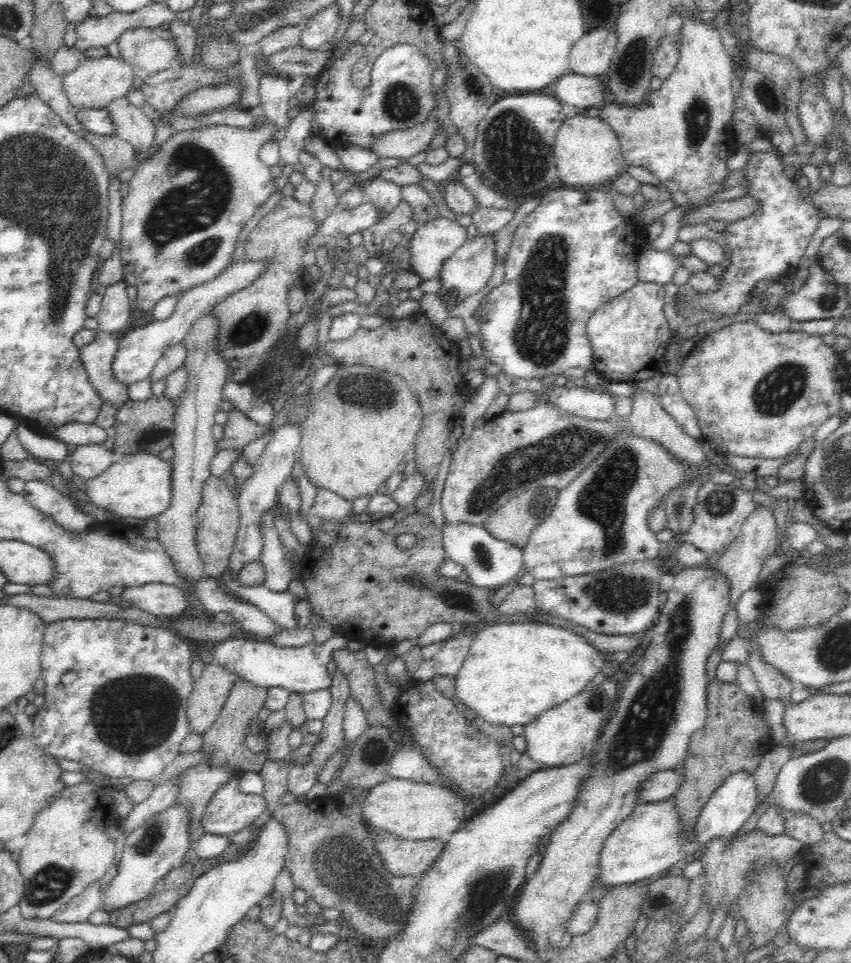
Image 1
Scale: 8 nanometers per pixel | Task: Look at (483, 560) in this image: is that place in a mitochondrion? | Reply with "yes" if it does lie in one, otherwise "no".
yes

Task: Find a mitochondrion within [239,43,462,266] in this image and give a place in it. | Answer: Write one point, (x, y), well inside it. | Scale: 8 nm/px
(400, 104)

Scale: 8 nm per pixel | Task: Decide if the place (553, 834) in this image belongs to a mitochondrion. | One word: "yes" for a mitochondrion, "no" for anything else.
no

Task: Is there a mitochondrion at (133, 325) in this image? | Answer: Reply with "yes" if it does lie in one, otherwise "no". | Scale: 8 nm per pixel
no

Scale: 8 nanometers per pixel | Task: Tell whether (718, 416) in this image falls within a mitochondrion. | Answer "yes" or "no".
no

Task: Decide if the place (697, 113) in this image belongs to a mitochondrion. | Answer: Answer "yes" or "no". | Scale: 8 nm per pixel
yes

